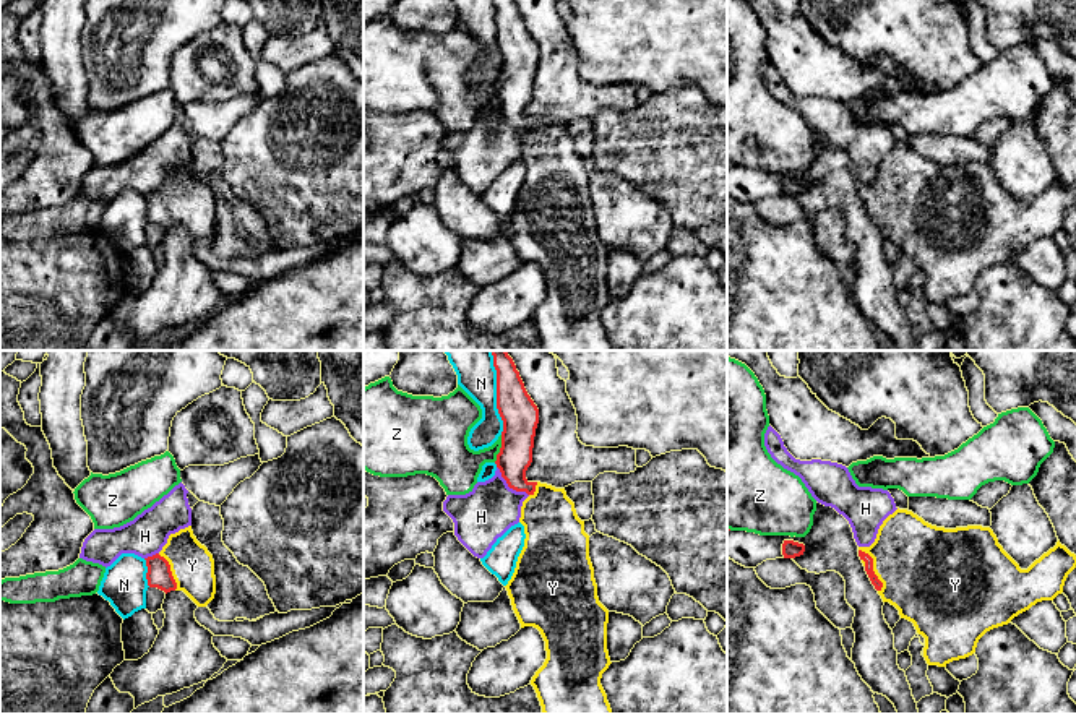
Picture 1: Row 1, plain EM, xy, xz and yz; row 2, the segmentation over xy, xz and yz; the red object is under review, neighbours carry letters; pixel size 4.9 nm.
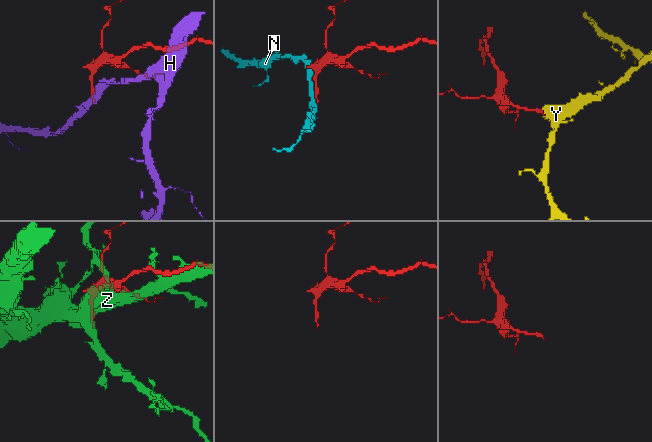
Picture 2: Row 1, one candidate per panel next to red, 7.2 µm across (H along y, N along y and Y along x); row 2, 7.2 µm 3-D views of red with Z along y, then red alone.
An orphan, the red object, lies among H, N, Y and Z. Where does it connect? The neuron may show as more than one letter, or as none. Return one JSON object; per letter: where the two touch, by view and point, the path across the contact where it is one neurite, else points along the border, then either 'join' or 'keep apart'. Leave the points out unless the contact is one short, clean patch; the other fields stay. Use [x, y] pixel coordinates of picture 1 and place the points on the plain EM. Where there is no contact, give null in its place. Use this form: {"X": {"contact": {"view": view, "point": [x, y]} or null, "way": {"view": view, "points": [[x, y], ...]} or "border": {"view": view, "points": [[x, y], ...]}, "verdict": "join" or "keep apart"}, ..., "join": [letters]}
{"H": {"contact": {"view": "xz", "point": [508, 122]}, "verdict": "keep apart"}, "N": {"contact": {"view": "xz", "point": [497, 36]}, "verdict": "keep apart"}, "Y": {"contact": {"view": "yz", "point": [872, 205]}, "way": {"view": "yz", "points": [[869, 198], [872, 205], [922, 203]]}, "verdict": "join"}, "Z": {"contact": {"view": "xz", "point": [500, 85]}, "verdict": "keep apart"}, "join": ["Y"]}

